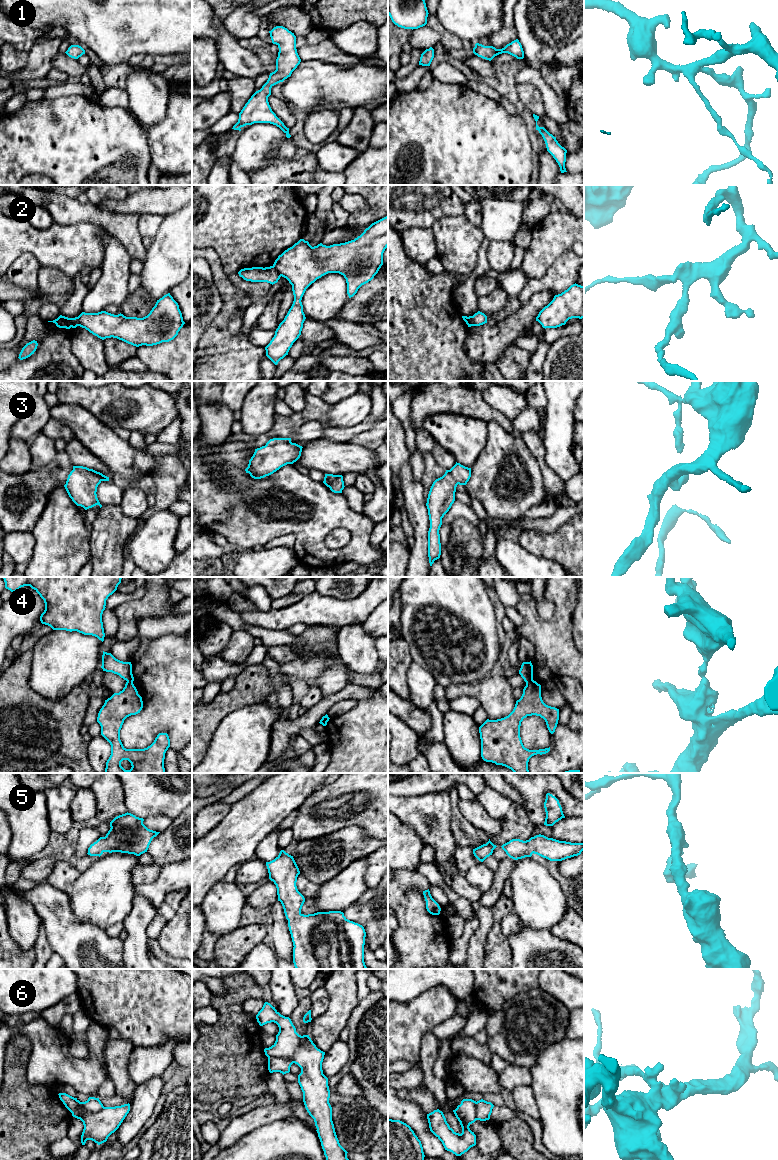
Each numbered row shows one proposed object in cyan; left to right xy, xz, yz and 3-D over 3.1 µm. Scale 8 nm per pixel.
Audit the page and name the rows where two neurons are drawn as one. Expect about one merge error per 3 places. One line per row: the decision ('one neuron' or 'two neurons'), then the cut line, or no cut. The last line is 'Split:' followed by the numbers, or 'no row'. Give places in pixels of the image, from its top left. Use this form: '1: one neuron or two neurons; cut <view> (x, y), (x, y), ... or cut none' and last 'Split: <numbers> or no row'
1: one neuron; cut none
2: two neurons; cut xz (272, 266), (280, 276)
3: one neuron; cut none
4: two neurons; cut yz (532, 679), (526, 683)
5: one neuron; cut none
6: two neurons; cut xz (268, 1057), (287, 1057), (294, 1062)
Split: 2, 4, 6

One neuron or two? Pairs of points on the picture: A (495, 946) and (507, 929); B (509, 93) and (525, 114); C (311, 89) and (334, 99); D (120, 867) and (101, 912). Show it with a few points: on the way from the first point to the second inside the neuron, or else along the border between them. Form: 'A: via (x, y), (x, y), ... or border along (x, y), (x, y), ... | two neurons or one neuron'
A: border along (512, 912), (500, 922), (501, 931), (507, 938) | two neurons
B: via (514, 98), (521, 109) | one neuron
C: via (317, 89), (324, 89), (328, 93) | one neuron
D: via (110, 878), (101, 896), (101, 901) | one neuron

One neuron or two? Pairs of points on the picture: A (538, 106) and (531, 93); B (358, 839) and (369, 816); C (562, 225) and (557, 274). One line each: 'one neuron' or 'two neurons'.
A: one neuron
B: two neurons
C: two neurons

